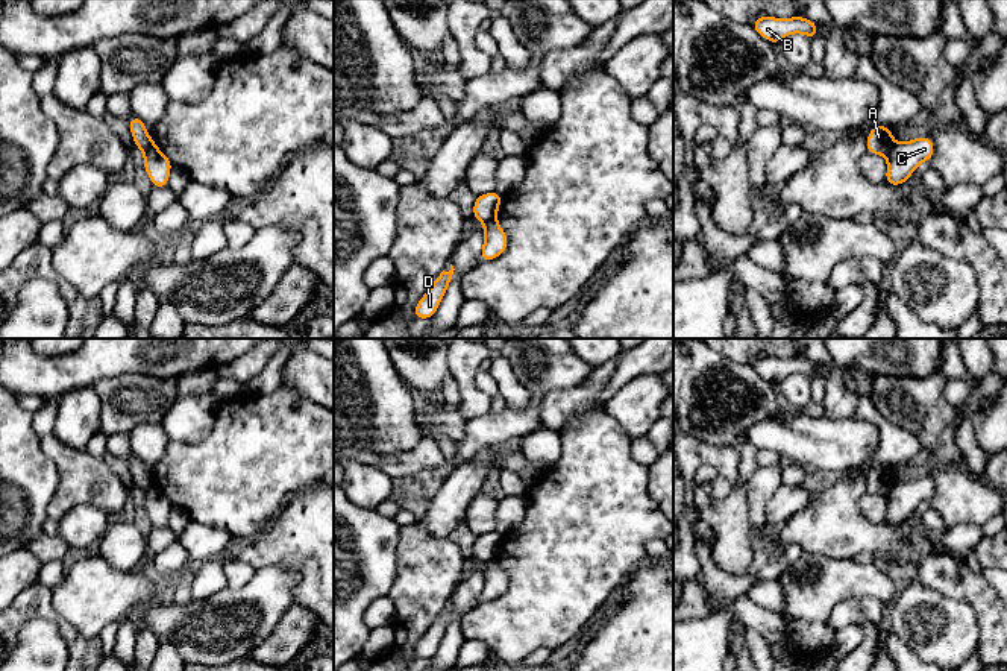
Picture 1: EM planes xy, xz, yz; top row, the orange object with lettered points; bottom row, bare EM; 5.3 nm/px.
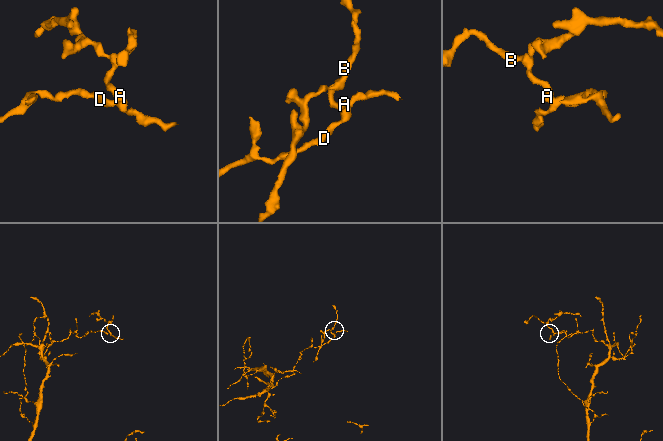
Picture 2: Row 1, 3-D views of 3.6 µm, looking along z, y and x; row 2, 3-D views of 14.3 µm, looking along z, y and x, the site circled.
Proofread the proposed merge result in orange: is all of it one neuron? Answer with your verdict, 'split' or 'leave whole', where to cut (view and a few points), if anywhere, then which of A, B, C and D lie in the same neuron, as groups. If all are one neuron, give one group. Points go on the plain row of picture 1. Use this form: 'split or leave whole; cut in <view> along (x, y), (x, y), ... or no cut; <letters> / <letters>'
split; cut in yz along (895, 483), (886, 495); A B / C D

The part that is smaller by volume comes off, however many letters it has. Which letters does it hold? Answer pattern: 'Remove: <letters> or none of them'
Remove: A, B

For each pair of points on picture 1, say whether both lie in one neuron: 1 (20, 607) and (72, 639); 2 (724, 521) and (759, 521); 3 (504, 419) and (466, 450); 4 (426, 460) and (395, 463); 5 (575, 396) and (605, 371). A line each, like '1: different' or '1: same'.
1: same
2: different
3: same
4: same
5: same

